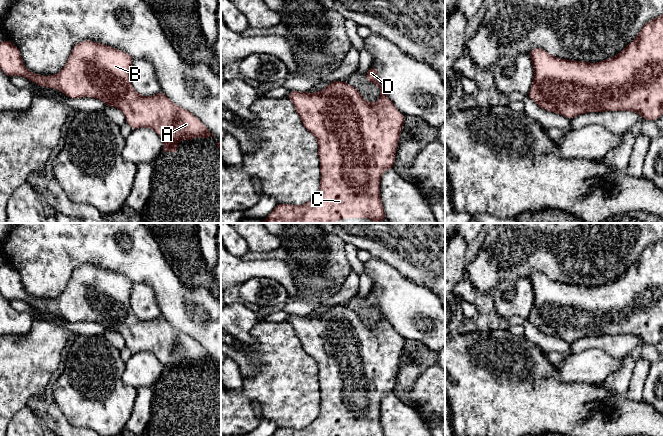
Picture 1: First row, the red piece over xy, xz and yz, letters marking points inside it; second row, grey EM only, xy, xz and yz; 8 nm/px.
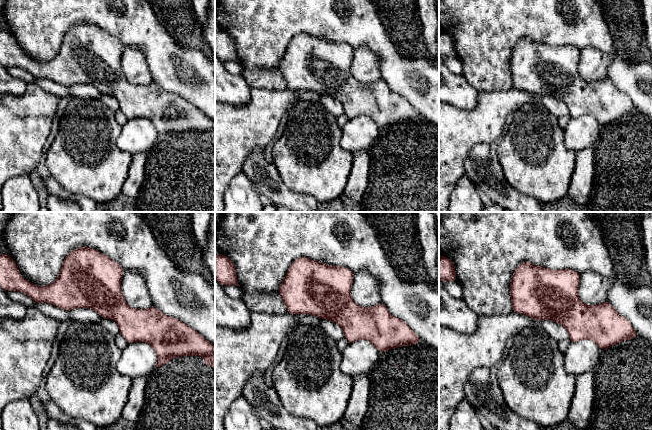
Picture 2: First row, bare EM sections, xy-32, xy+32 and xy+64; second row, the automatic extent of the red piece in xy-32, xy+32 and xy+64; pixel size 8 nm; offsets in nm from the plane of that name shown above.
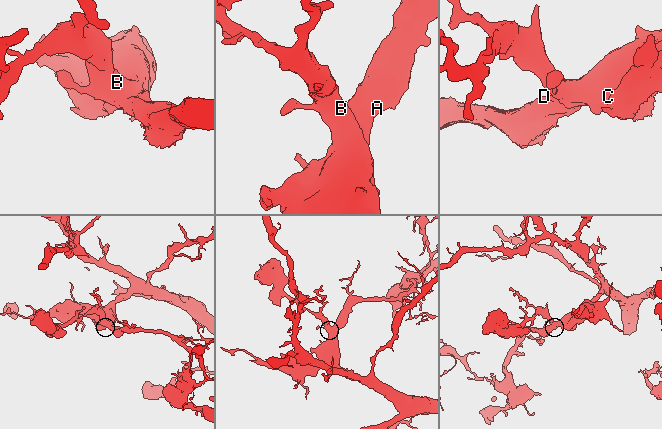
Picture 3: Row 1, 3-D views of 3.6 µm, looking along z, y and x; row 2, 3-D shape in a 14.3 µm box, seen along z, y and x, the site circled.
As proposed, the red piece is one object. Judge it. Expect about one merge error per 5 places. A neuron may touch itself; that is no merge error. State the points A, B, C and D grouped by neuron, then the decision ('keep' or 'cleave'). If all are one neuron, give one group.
groups A B C D; keep

